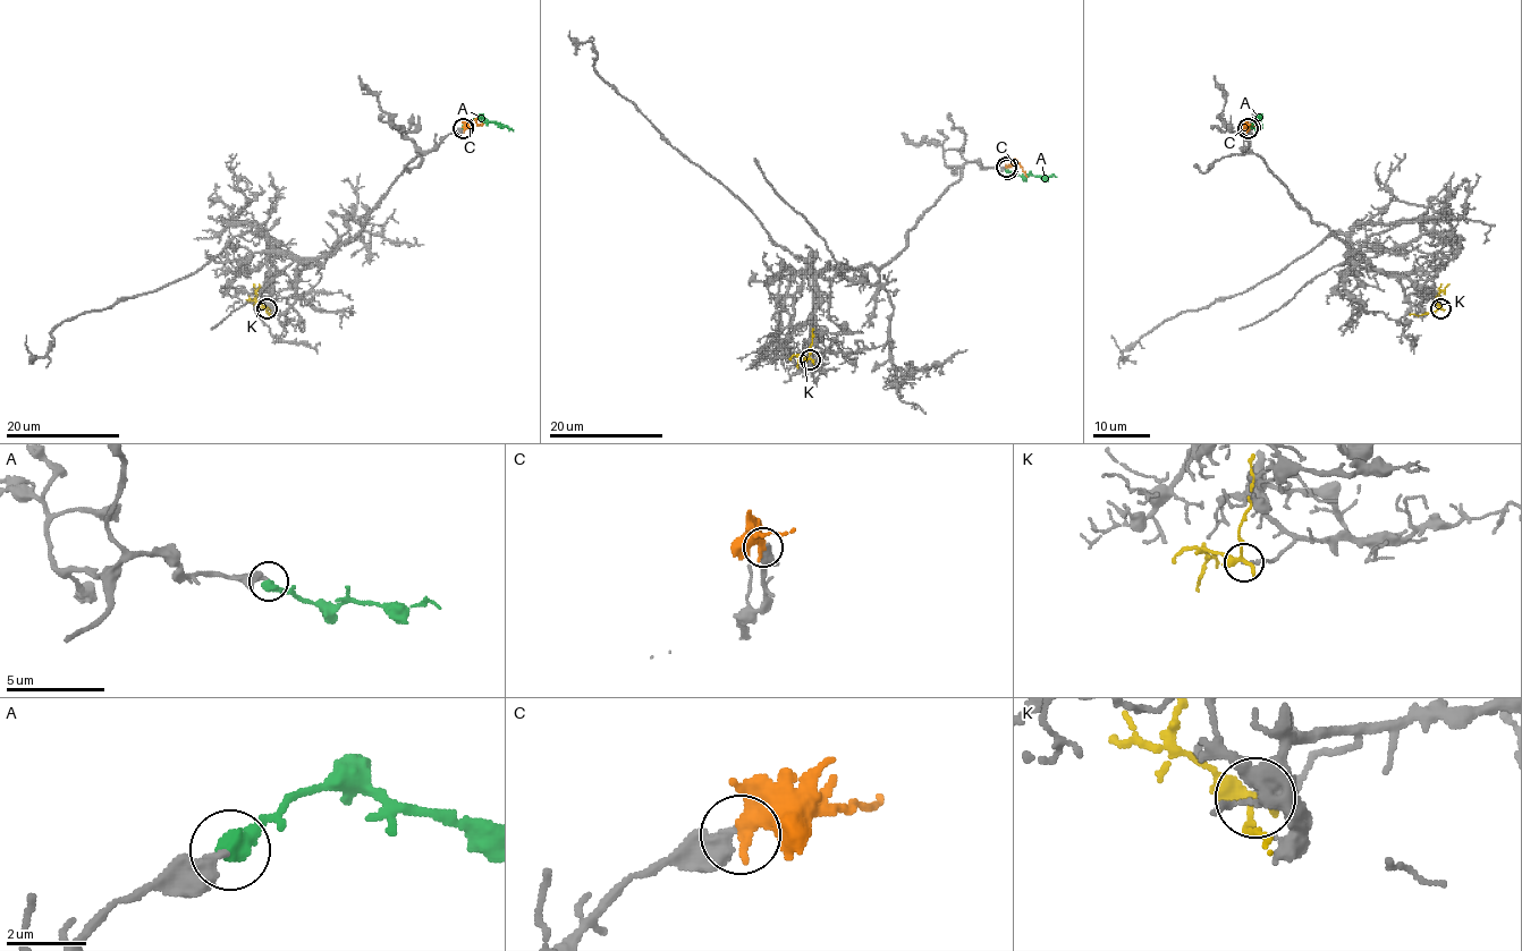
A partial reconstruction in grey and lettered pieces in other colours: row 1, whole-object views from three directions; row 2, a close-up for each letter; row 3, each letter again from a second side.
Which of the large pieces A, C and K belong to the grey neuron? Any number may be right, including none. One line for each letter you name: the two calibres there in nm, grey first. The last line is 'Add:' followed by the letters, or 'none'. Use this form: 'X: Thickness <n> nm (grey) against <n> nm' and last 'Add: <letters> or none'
A: Thickness 340 nm (grey) against 440 nm
Add: A

